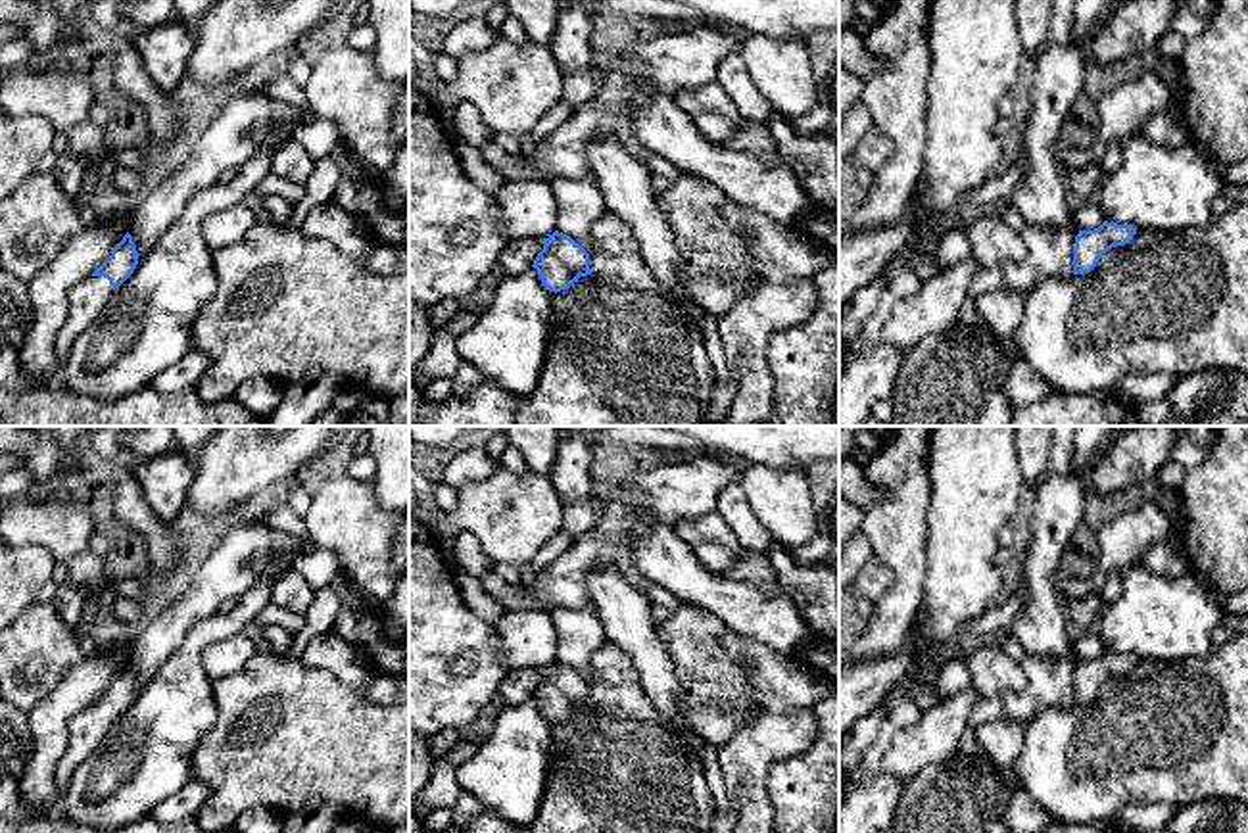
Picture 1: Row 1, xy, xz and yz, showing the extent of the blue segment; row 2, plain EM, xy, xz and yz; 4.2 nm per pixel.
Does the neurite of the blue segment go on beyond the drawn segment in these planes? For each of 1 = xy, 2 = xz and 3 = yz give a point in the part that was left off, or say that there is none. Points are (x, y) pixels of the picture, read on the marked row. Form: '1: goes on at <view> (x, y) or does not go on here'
1: goes on at xy (87, 298)
2: does not go on here
3: does not go on here

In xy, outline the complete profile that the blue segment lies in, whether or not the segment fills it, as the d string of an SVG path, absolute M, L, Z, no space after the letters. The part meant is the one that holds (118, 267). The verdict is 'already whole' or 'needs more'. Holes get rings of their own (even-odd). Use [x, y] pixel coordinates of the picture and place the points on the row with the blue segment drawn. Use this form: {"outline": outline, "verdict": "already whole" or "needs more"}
{"outline": "M127 232L111 255L71 288L69 313L54 345L58 369L65 363L77 336L100 315L108 298L132 274L136 265L136 246Z", "verdict": "needs more"}

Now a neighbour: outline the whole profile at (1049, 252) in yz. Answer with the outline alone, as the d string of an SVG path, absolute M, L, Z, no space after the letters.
M1075 213L1064 228L1025 225L1020 234L1025 242L1025 257L1000 267L1002 290L1029 294L1046 278L1073 274L1073 248L1079 234Z

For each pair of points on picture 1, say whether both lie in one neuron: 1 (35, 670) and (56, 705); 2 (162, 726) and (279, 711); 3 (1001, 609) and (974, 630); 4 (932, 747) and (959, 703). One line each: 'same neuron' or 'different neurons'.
1: different neurons
2: different neurons
3: same neuron
4: same neuron

